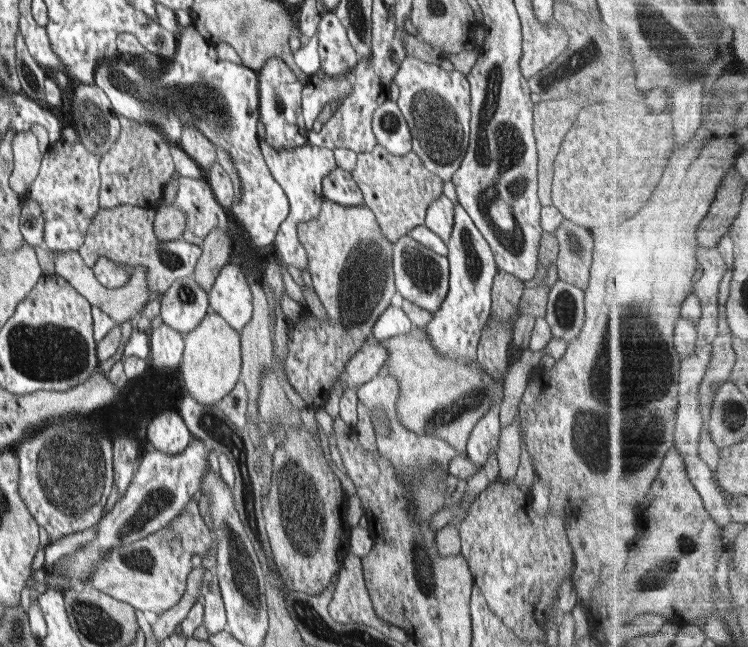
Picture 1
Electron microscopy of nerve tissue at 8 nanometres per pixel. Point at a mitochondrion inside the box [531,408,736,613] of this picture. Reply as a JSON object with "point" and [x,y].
{"point":[686,544]}

